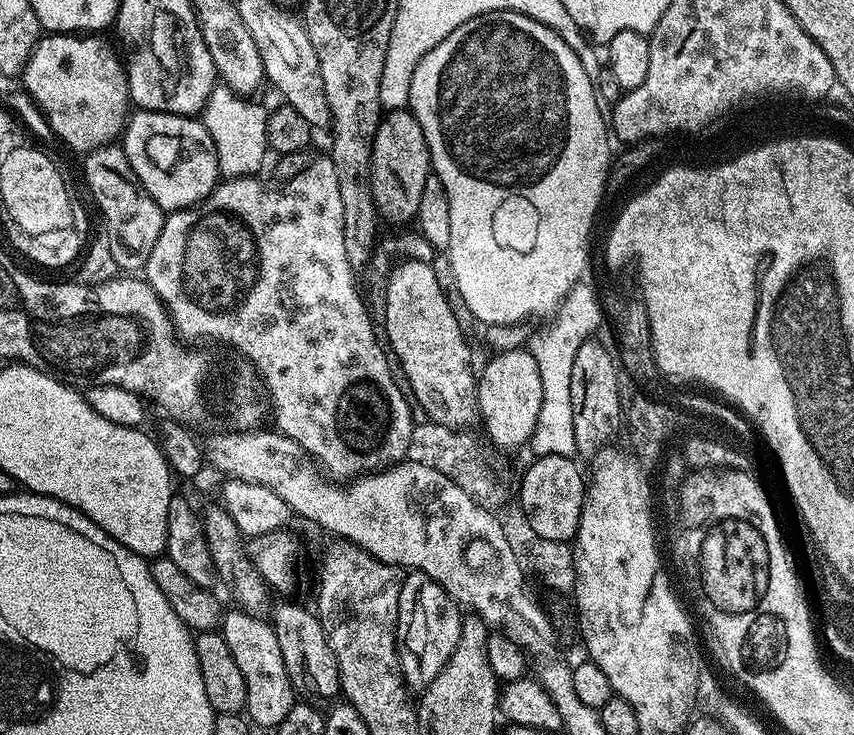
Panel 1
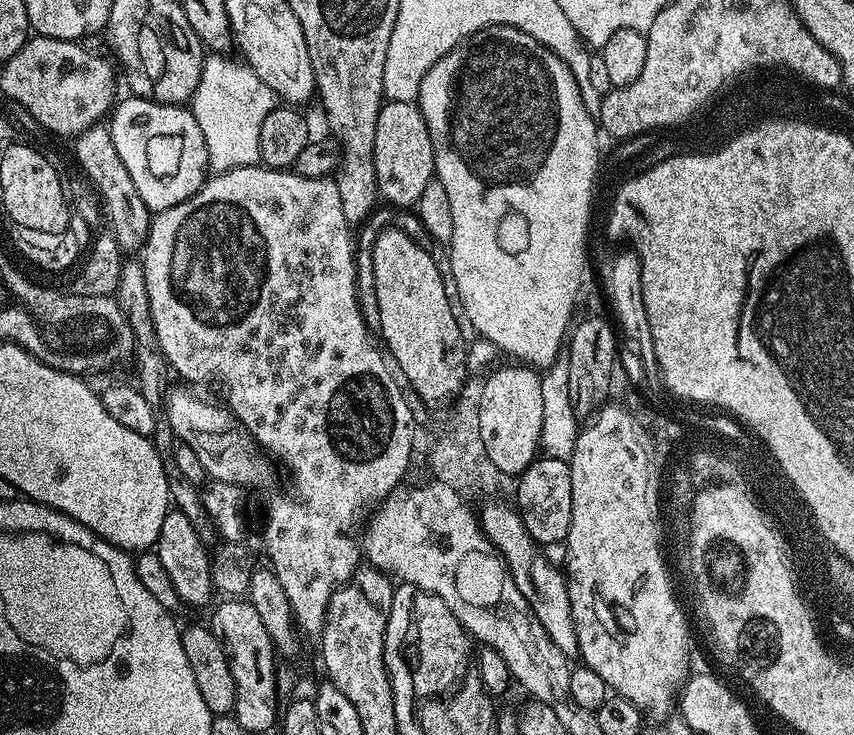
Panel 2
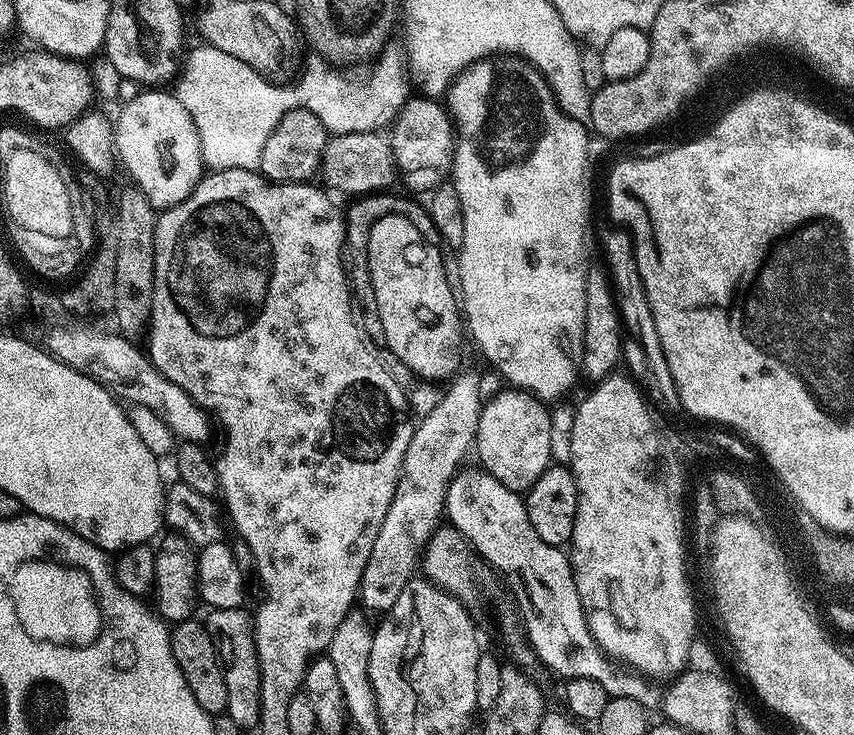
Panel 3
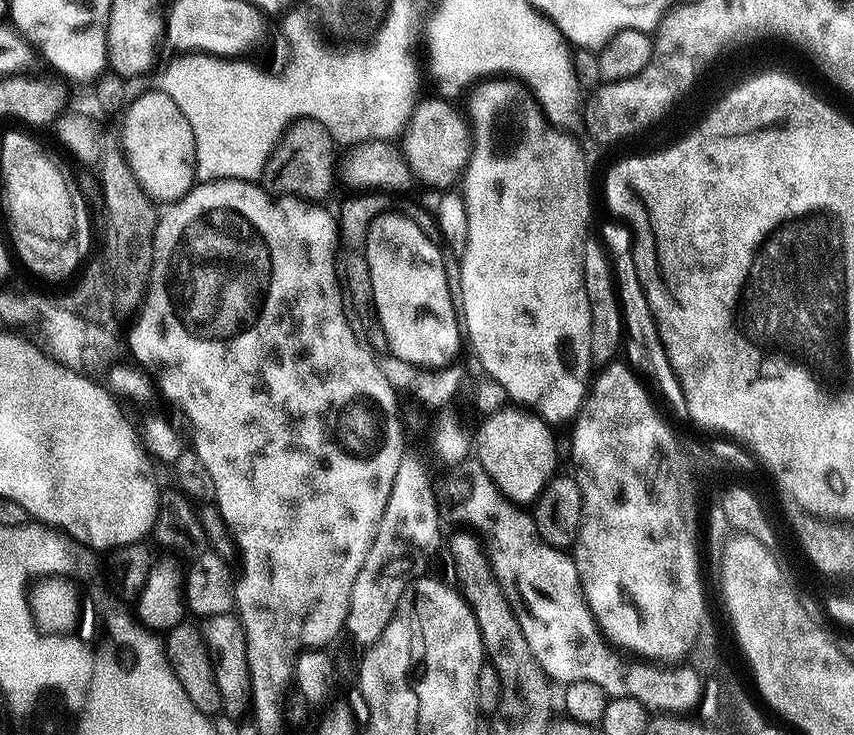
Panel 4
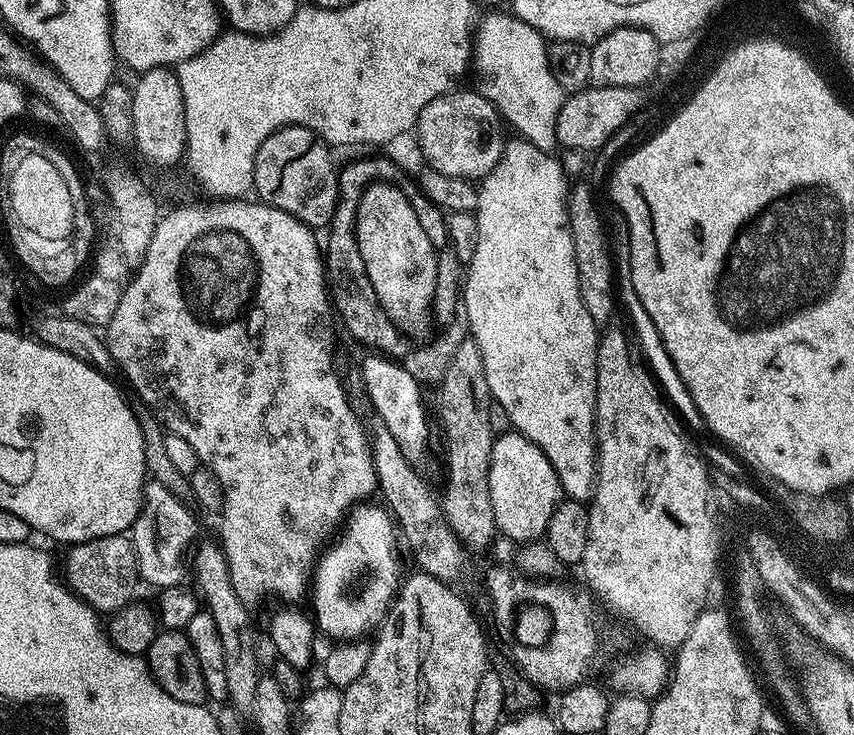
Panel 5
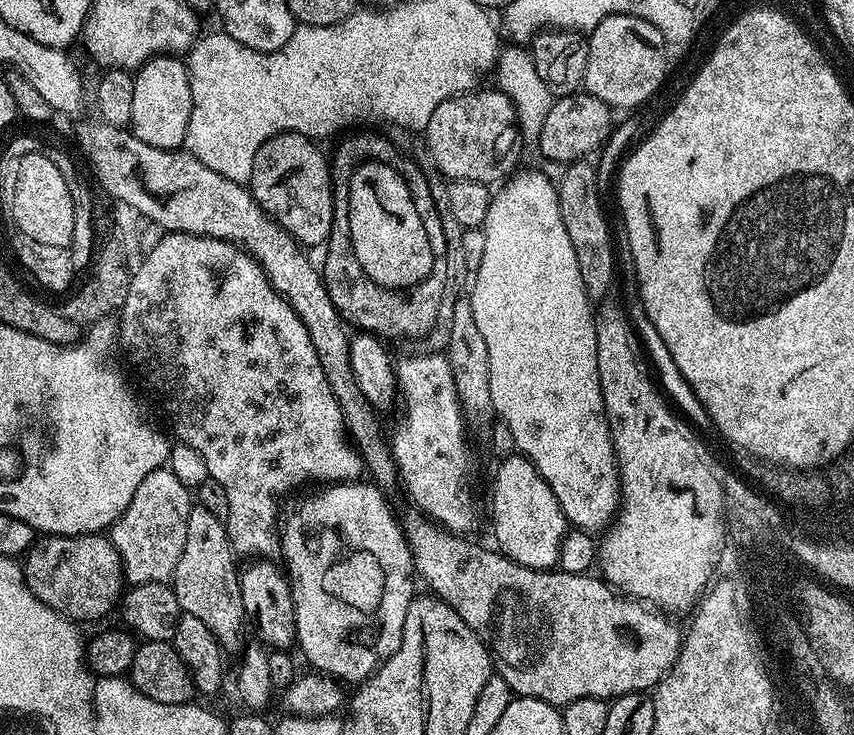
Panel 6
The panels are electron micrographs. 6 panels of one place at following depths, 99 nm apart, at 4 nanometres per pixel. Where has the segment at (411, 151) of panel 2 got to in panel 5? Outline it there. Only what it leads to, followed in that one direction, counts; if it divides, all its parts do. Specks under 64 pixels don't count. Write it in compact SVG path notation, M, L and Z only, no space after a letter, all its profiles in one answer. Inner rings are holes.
M453 90L431 100L416 119L414 136L420 139L423 163L442 175L456 176L471 182L483 181L494 170L506 143L500 137L502 117L479 91Z

